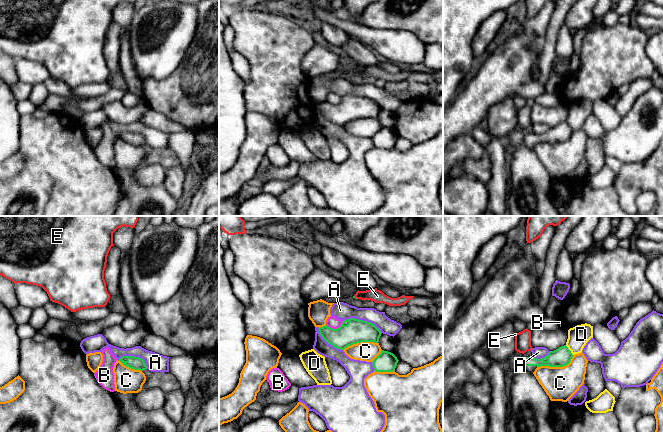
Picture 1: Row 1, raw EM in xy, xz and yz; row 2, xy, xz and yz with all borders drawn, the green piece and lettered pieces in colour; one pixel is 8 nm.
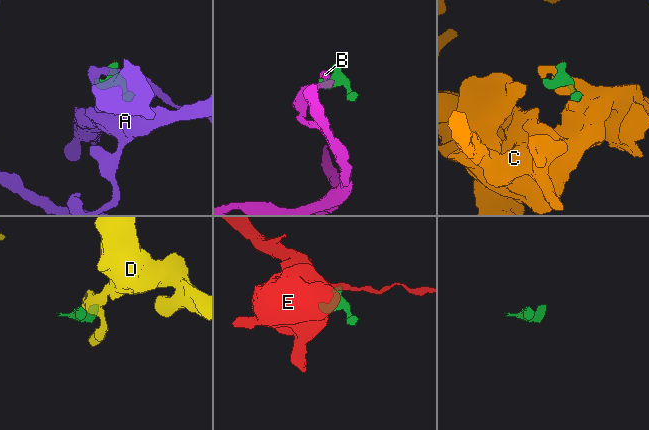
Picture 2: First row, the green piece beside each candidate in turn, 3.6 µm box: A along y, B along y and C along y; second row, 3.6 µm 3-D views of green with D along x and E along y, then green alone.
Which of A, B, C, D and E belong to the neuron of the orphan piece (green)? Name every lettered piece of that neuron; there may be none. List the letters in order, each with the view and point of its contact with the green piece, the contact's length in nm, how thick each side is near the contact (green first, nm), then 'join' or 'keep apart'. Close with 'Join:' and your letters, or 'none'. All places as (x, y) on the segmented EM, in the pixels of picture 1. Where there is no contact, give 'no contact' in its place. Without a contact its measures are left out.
A: xz (362, 320) | 340 nm | 190/140 nm | keep apart
B: xz (335, 329) | 140 nm | 190/90 nm | keep apart
C: yz (556, 366) | 320 nm | 150/280 nm | keep apart
D: yz (569, 350) | 100 nm | 150/170 nm | keep apart
E: xz (354, 297) | 40 nm | 20/100 nm | keep apart
Join: none

